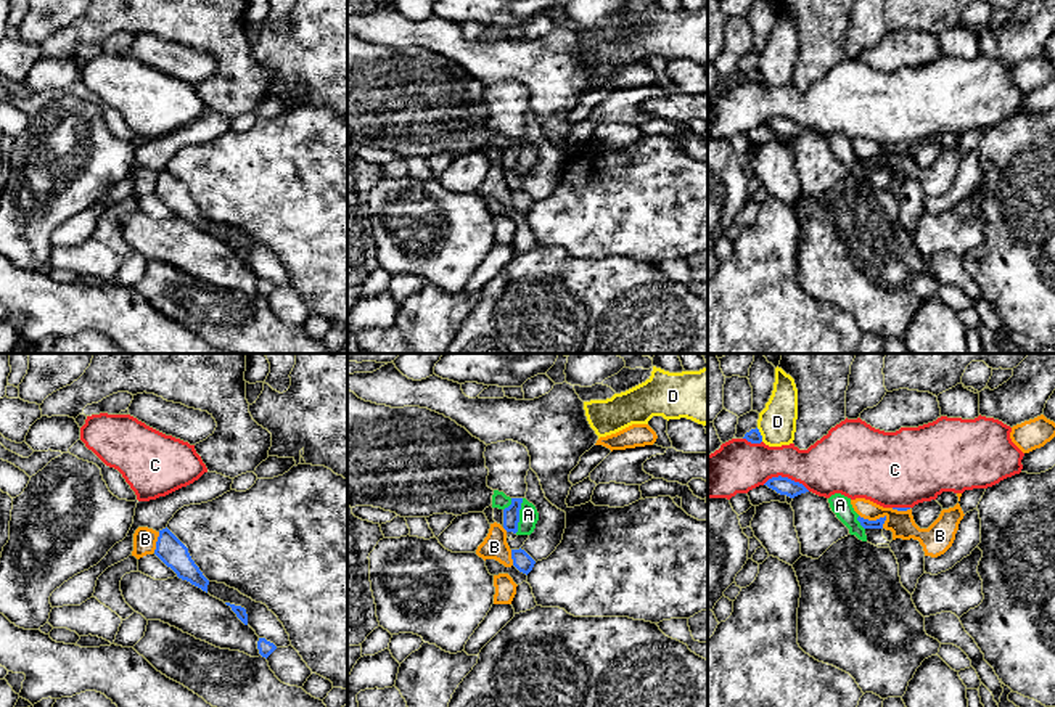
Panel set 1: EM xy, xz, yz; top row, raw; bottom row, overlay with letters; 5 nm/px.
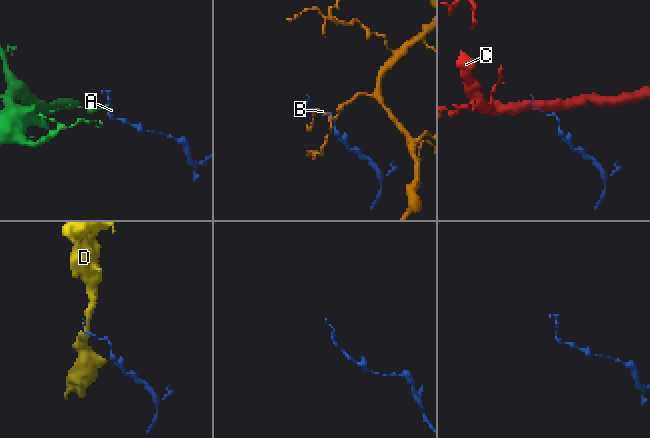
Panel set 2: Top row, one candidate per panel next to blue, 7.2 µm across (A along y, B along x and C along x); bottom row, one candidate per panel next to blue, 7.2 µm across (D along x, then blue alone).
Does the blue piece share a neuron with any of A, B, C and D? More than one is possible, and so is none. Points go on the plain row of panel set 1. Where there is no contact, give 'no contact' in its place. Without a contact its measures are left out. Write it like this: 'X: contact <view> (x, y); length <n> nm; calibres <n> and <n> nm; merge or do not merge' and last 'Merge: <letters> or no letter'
A: contact xz (518, 156); length 180 nm; calibres 80 and 100 nm; do not merge
B: contact yz (874, 161); length 150 nm; calibres 50 and 130 nm; do not merge
C: contact yz (787, 118); length 240 nm; calibres 90 and 280 nm; do not merge
D: contact yz (759, 74); length 80 nm; calibres 70 and 190 nm; do not merge
Merge: no letter

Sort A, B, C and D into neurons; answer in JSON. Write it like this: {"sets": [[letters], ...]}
{"sets": [["A"], ["B"], ["C"], ["D"]]}

